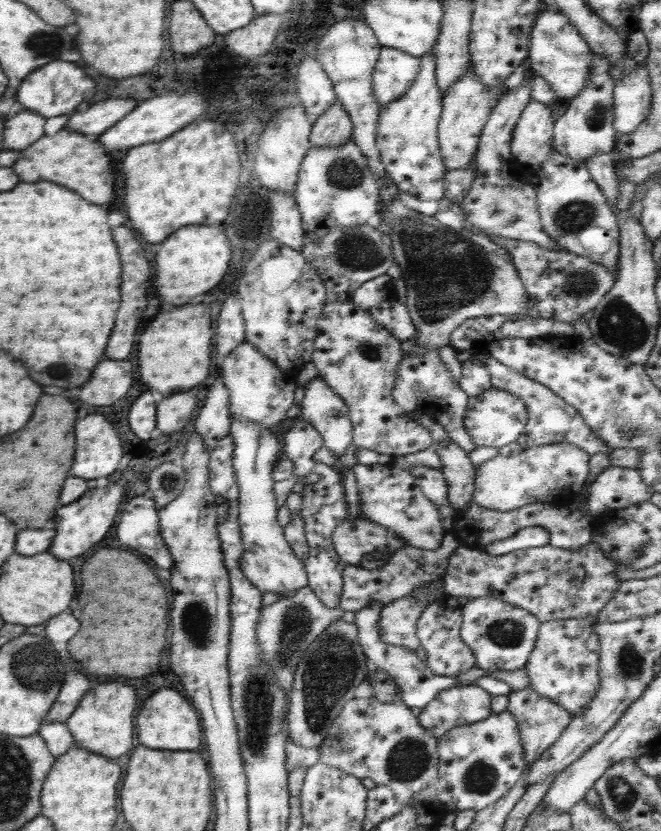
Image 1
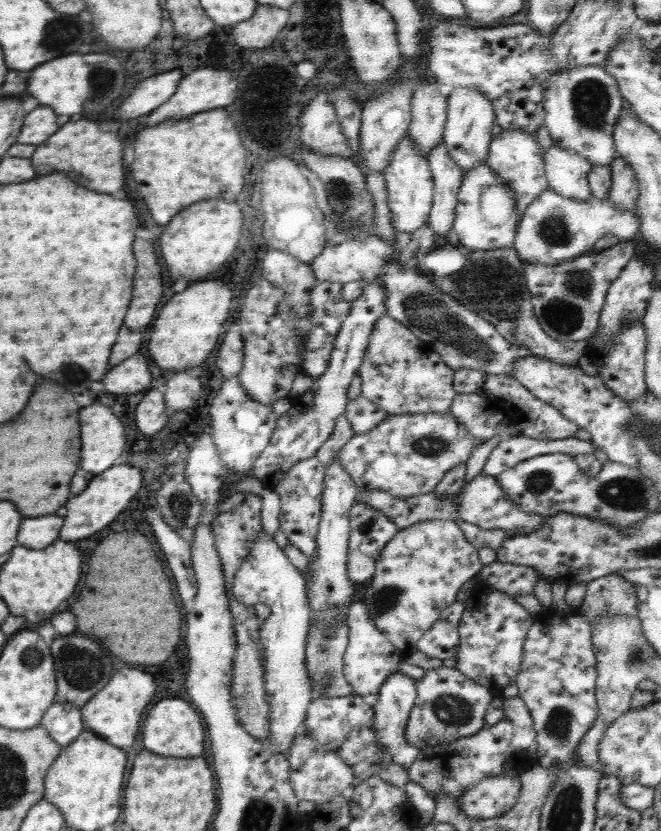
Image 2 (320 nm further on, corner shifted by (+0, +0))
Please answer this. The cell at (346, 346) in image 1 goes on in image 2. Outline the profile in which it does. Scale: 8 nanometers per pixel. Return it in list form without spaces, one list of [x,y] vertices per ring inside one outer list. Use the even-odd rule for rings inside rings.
[[[361,394],[347,401],[344,415],[348,418],[354,435],[376,429],[376,426],[382,424],[382,420],[388,417],[388,413],[384,409],[376,406]]]

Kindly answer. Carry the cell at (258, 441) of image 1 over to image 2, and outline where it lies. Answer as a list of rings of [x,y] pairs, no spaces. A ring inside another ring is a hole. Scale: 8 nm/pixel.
[[[265,530],[253,540],[248,559],[234,575],[231,584],[234,598],[245,605],[266,603],[271,613],[259,628],[259,651],[265,661],[264,688],[269,706],[269,738],[271,744],[286,754],[298,734],[310,704],[313,684],[306,668],[305,648],[311,628],[311,612],[305,576],[284,555],[283,549]]]

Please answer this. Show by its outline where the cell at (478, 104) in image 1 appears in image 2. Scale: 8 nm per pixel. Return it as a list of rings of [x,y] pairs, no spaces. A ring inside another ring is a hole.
[[[441,142],[427,156],[433,176],[433,203],[427,222],[440,237],[447,237],[452,230],[459,188],[462,186],[462,169],[448,154],[445,143]]]

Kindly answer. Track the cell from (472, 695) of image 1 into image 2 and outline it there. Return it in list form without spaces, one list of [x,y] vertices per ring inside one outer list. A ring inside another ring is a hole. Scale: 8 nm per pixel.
[[[454,667],[425,670],[424,676],[416,681],[416,688],[417,698],[405,730],[409,745],[420,750],[440,744],[449,745],[456,739],[476,734],[486,726],[485,714],[493,700],[492,692]]]

